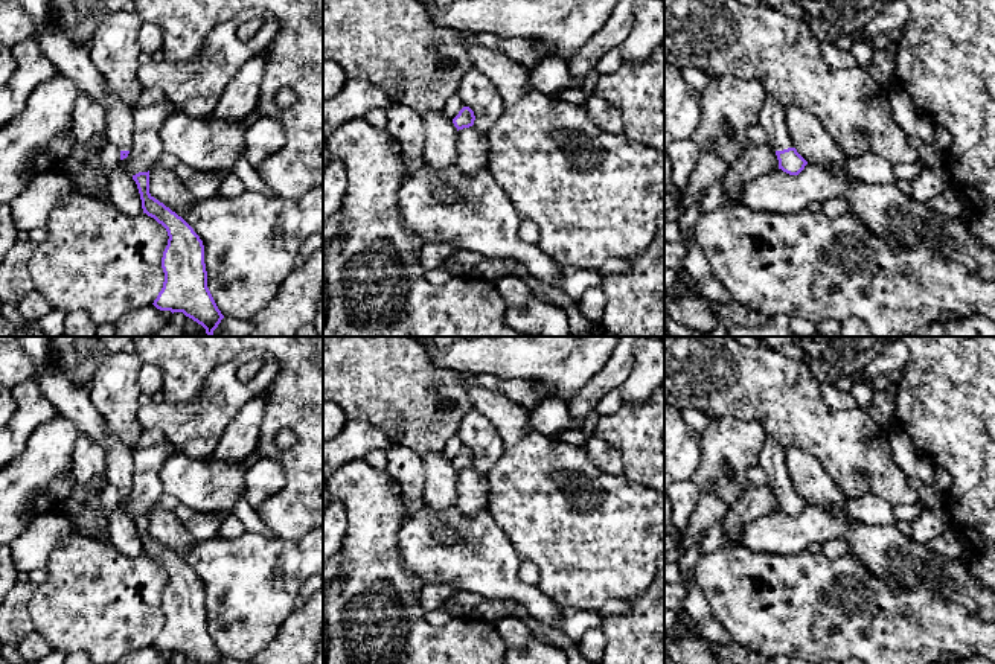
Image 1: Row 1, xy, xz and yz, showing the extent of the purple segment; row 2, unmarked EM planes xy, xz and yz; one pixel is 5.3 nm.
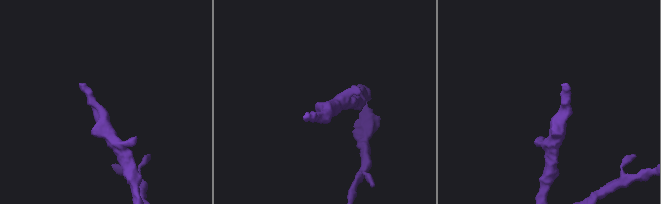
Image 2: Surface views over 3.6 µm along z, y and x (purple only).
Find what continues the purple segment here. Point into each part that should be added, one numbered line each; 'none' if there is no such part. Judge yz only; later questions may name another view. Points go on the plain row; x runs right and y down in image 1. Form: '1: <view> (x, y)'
1: yz (771, 459)

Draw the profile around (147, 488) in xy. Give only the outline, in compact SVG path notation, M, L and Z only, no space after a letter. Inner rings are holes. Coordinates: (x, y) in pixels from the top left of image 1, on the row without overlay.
M166 440L145 449L134 449L134 472L131 490L126 500L120 501L120 509L128 516L151 512L163 493L160 472L174 446Z

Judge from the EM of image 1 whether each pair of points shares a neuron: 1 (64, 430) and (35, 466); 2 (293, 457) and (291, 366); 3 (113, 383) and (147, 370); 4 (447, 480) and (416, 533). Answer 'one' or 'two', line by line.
1: one
2: one
3: two
4: two

